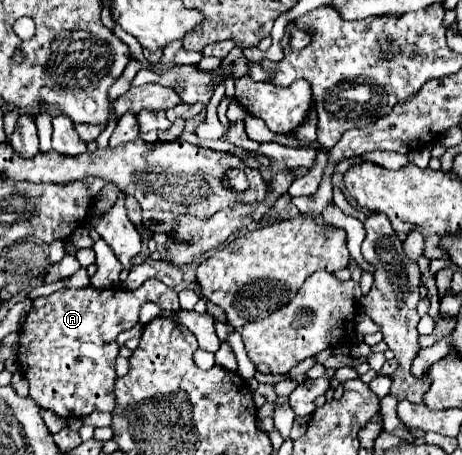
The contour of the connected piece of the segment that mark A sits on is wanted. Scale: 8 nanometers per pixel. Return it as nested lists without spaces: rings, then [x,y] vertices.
[[[159,279],[145,281],[139,289],[95,289],[93,285],[83,289],[61,289],[49,297],[33,301],[29,315],[25,317],[19,329],[19,351],[17,363],[21,373],[29,381],[29,395],[37,401],[39,407],[53,411],[63,419],[85,417],[93,411],[113,411],[115,409],[115,359],[119,355],[117,335],[139,323],[139,309],[145,301],[159,305],[161,309],[179,313],[177,293],[161,283]]]

